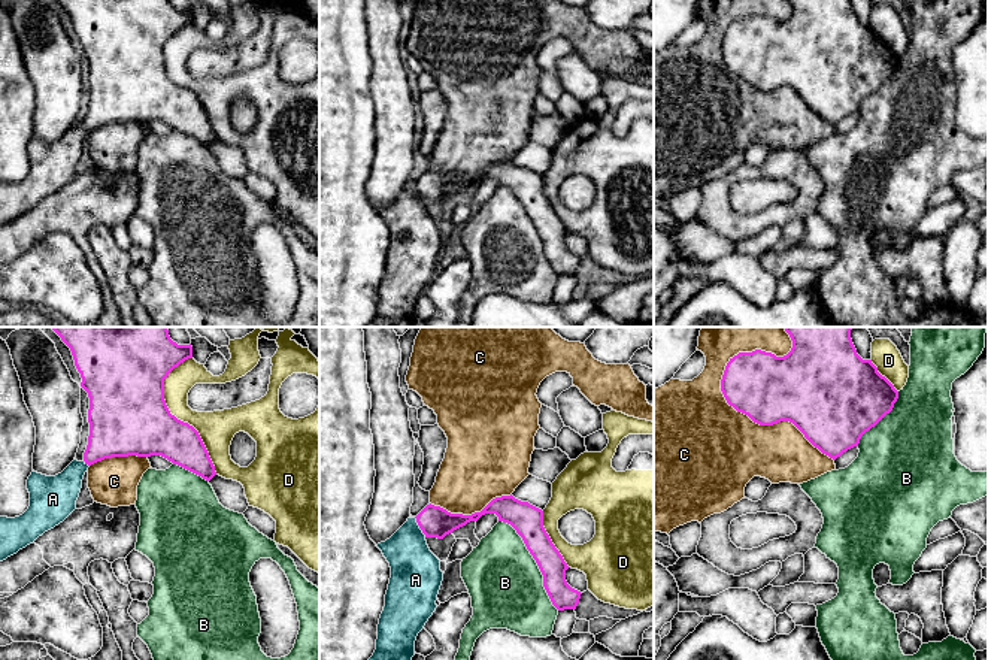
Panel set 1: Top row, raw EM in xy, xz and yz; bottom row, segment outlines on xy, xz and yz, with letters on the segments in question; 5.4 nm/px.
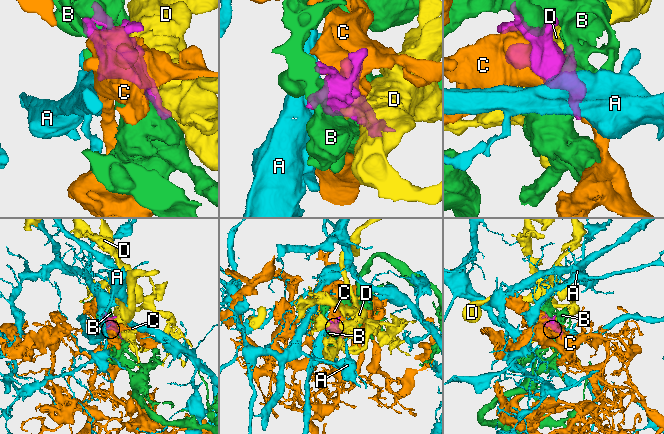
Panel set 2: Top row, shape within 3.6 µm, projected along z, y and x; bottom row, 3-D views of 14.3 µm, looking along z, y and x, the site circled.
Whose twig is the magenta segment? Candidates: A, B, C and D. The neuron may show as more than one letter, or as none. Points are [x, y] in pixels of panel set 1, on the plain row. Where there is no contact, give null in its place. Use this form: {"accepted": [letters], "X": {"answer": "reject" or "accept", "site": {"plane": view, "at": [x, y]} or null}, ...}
{"accepted": ["A"], "A": {"answer": "accept", "site": {"plane": "xz", "at": [420, 193]}}, "B": {"answer": "reject", "site": {"plane": "xz", "at": [536, 227]}}, "C": {"answer": "reject", "site": {"plane": "yz", "at": [758, 88]}}, "D": {"answer": "reject", "site": {"plane": "xy", "at": [175, 82]}}}

